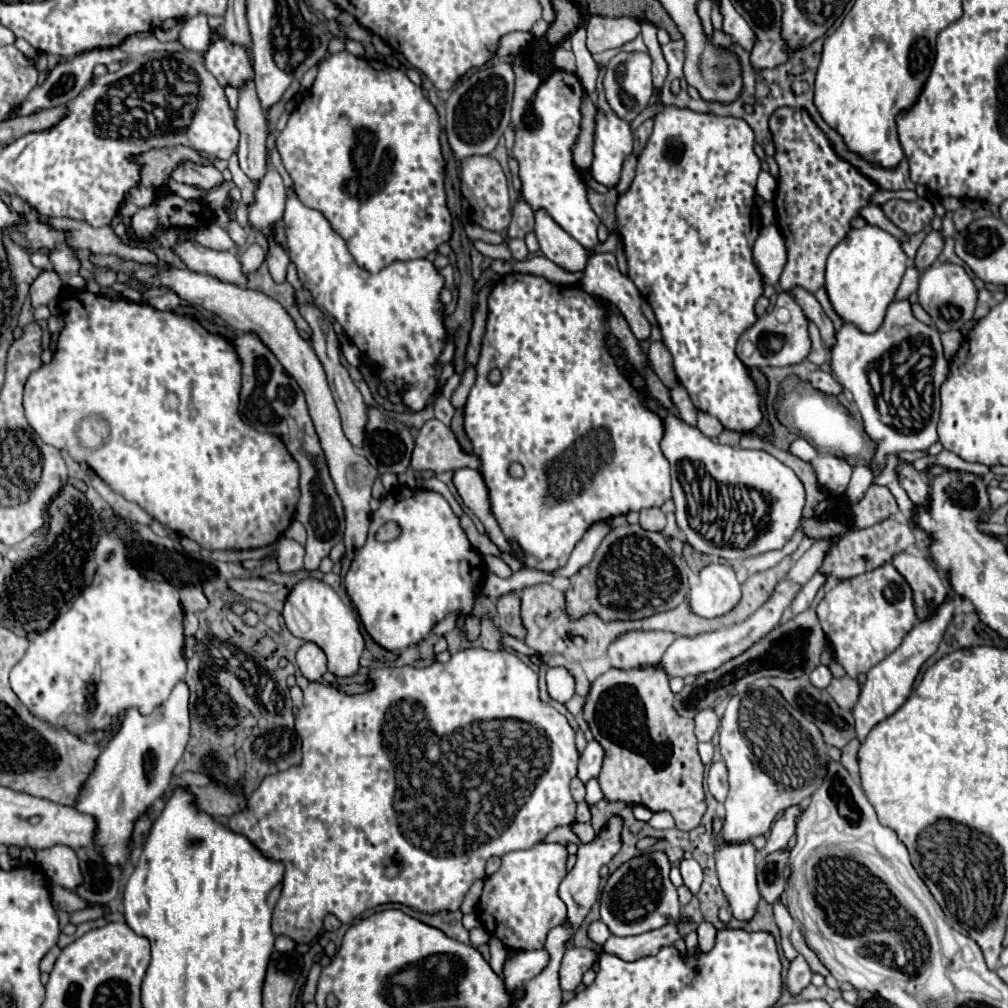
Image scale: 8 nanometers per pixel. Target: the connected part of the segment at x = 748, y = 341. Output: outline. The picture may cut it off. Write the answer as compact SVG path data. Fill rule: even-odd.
M780 292L778 300L776 300L776 308L770 314L764 314L760 318L758 324L750 326L738 340L736 346L736 354L742 360L744 366L754 368L754 366L790 366L790 364L798 364L806 358L806 354L810 352L810 340L808 340L808 320L802 314L800 306L794 302L794 298L788 292ZM778 310L788 310L790 318L788 322L780 322L776 318Z

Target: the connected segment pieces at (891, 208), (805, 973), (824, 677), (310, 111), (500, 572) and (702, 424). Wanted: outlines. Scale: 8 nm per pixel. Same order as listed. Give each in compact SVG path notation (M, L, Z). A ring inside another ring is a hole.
M918 198L916 202L888 200L880 208L886 218L906 234L922 232L926 226L930 226L930 220L934 218L934 208L926 198Z
M796 956L788 968L788 976L786 976L786 986L792 994L798 994L802 988L806 988L812 980L812 970L808 966L808 962L802 956Z
M824 664L816 666L816 668L810 672L810 682L812 682L816 688L826 688L826 686L830 684L830 680L832 680L832 672L830 672L830 668L824 666Z
M342 50L338 54L330 54L320 62L318 76L308 92L308 96L296 106L296 110L290 114L286 128L278 136L278 152L282 156L282 164L290 178L294 180L294 190L296 196L304 206L310 206L312 210L318 210L334 228L338 236L344 238L350 254L354 256L356 264L368 272L378 272L386 268L390 262L396 260L414 260L414 258L426 258L430 252L434 252L440 244L448 242L452 238L452 216L446 206L446 194L444 194L444 170L446 162L442 156L440 148L440 120L436 108L430 104L430 100L424 96L424 92L414 86L408 76L402 70L396 68L386 68L384 62L380 60L368 60L368 58L358 58L352 56L350 52Z
M484 556L484 562L486 562L488 570L496 572L496 576L500 576L500 578L510 578L512 576L512 570L504 560L500 560L496 556Z
M698 412L698 428L706 434L706 436L718 436L720 432L722 432L722 424L714 418L714 416L710 416L710 414L706 414L706 412Z

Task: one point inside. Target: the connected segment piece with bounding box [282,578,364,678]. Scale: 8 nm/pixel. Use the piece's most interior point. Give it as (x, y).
(313, 611)

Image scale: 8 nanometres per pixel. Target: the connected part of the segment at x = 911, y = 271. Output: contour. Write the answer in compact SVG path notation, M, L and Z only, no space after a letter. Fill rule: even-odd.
M908 266L900 284L900 296L910 296L912 292L916 292L918 282L920 282L920 272L914 266Z

